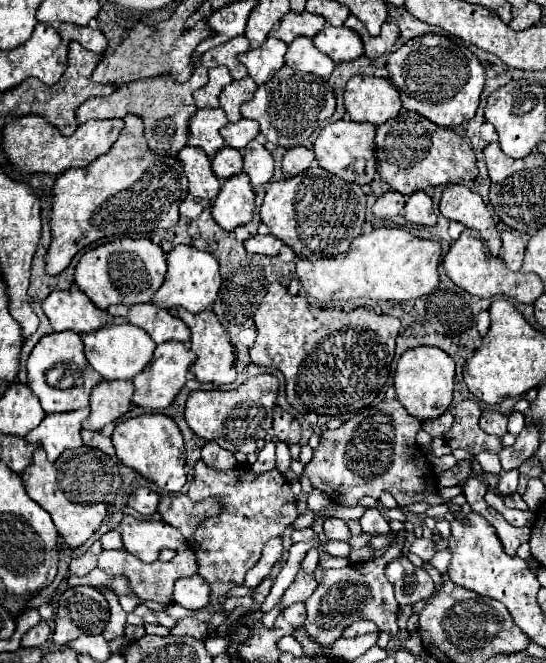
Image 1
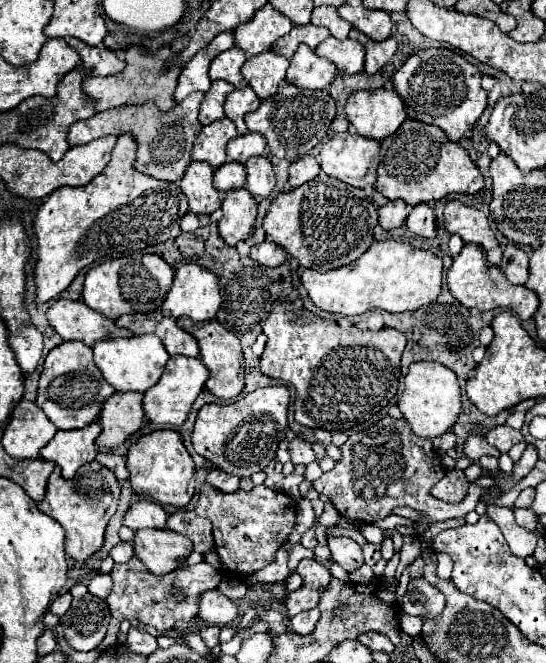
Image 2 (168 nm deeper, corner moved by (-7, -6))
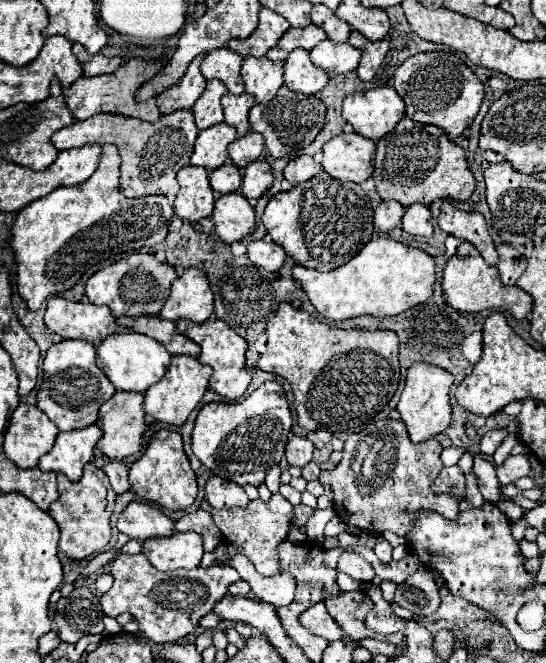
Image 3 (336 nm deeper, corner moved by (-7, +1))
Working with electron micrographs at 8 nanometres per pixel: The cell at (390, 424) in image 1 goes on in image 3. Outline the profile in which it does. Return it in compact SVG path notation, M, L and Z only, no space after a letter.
M384 418L350 434L344 442L342 462L334 470L322 472L318 480L330 484L334 492L334 510L348 526L372 534L384 534L388 530L406 536L414 526L418 510L434 510L448 520L456 520L460 514L456 498L432 492L432 484L442 470L440 454L442 446L438 440L430 438L414 444L402 420Z

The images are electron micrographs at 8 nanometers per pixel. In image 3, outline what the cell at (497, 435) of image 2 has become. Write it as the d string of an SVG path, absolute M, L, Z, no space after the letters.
M492 430L492 432L488 432L488 434L482 438L482 442L480 442L480 454L492 456L506 436L508 436L508 430Z

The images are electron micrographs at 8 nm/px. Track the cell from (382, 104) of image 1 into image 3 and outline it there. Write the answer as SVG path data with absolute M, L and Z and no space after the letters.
M380 86L346 96L342 114L354 132L370 140L380 140L404 118L404 100L392 86Z

